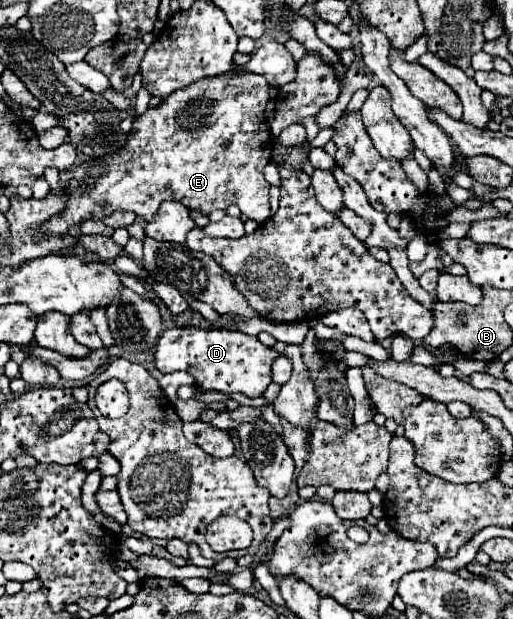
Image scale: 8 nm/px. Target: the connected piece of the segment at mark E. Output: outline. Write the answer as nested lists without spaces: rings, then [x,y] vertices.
[[[231,63],[231,69],[219,77],[203,77],[203,81],[195,81],[195,85],[171,93],[157,107],[149,107],[143,115],[135,117],[133,129],[127,135],[127,145],[123,145],[119,153],[101,159],[85,159],[71,169],[73,179],[67,187],[67,205],[63,213],[47,219],[39,227],[39,233],[67,235],[71,227],[81,225],[83,221],[101,221],[115,211],[133,211],[145,221],[151,221],[161,201],[167,199],[181,201],[185,207],[199,211],[201,215],[211,215],[217,209],[237,205],[247,219],[257,223],[267,221],[271,217],[271,207],[263,167],[271,161],[273,151],[273,137],[265,119],[267,101],[269,85],[265,77],[241,71],[237,63]]]

